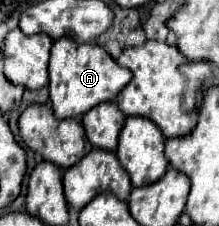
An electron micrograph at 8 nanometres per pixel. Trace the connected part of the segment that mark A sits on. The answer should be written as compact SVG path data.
M60 38L52 44L50 52L50 100L56 118L76 118L86 114L100 102L114 100L118 92L130 82L130 70L118 66L112 56L98 44L76 44L70 38Z

